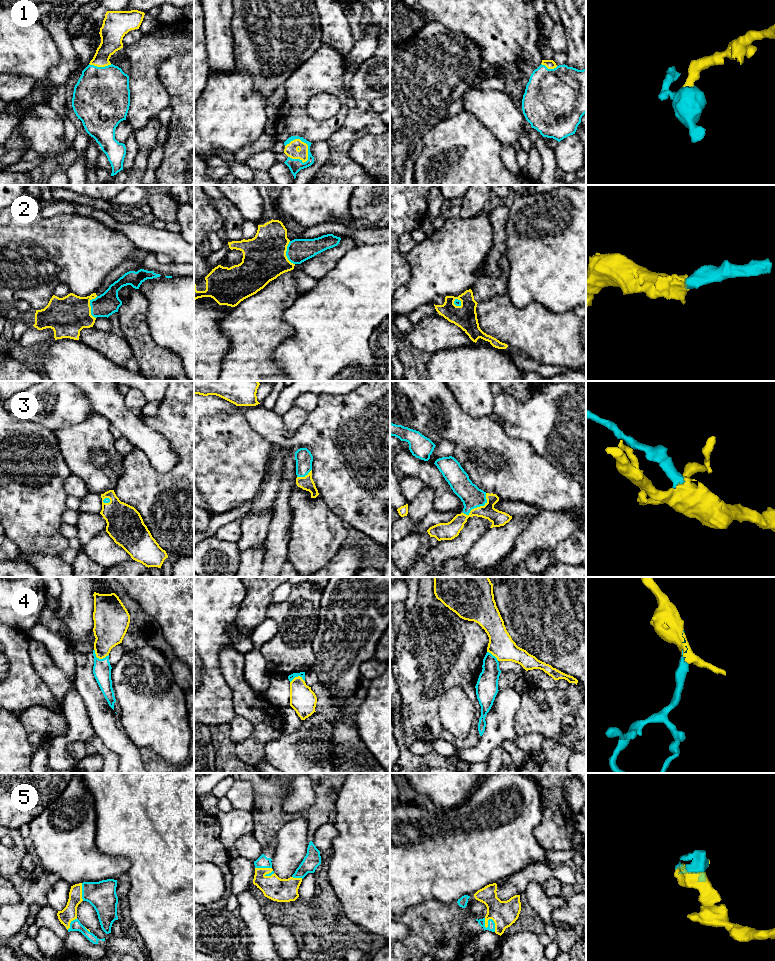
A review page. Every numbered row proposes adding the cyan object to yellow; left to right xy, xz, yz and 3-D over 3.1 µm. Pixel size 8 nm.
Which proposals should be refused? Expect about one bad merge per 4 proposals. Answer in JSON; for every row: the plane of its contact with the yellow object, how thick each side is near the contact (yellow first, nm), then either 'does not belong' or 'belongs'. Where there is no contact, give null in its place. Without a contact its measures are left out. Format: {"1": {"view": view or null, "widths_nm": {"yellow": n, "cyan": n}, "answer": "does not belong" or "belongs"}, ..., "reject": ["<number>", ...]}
{"1": {"view": "xz", "widths_nm": {"yellow": 110, "cyan": 110}, "answer": "belongs"}, "2": {"view": "xy", "widths_nm": {"yellow": 320, "cyan": 180}, "answer": "belongs"}, "3": {"view": "yz", "widths_nm": {"yellow": 130, "cyan": 180}, "answer": "belongs"}, "4": {"view": "xy", "widths_nm": {"yellow": 260, "cyan": 140}, "answer": "belongs"}, "5": {"view": "yz", "widths_nm": {"yellow": 200, "cyan": 60}, "answer": "belongs"}, "reject": []}

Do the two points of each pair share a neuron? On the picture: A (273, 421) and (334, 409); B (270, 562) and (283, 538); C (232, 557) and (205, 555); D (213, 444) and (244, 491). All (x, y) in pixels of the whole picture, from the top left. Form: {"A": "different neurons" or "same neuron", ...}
{"A": "same neuron", "B": "same neuron", "C": "same neuron", "D": "same neuron"}

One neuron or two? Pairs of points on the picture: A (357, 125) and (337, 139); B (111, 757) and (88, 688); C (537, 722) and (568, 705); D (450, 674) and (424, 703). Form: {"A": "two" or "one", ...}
{"A": "one", "B": "two", "C": "one", "D": "one"}

